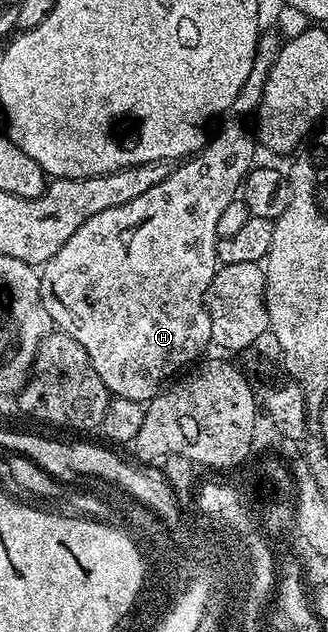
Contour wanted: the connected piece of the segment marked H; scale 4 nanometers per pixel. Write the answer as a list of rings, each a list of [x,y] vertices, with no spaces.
[[[261,33],[250,76],[246,76],[242,92],[238,92],[234,104],[230,104],[226,117],[219,123],[220,131],[205,141],[203,150],[181,161],[162,184],[154,184],[154,188],[142,192],[142,196],[130,200],[130,204],[118,204],[118,208],[106,208],[90,216],[42,267],[40,291],[50,320],[59,333],[70,335],[86,348],[86,356],[90,356],[94,372],[102,376],[109,395],[141,404],[151,402],[165,385],[164,378],[171,379],[191,367],[212,342],[212,321],[206,299],[210,280],[214,280],[218,269],[218,219],[226,204],[237,197],[248,171],[257,161],[258,142],[250,123],[260,109],[272,61],[282,45],[281,35],[271,33]]]

